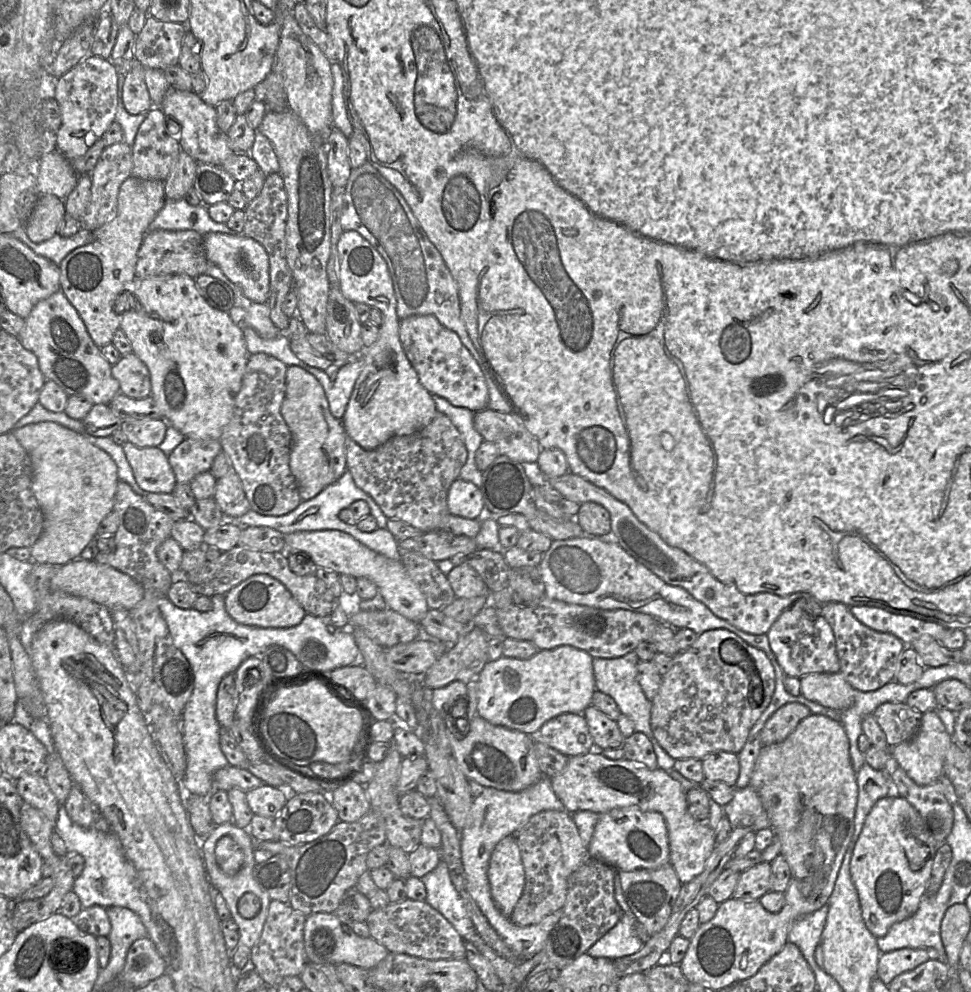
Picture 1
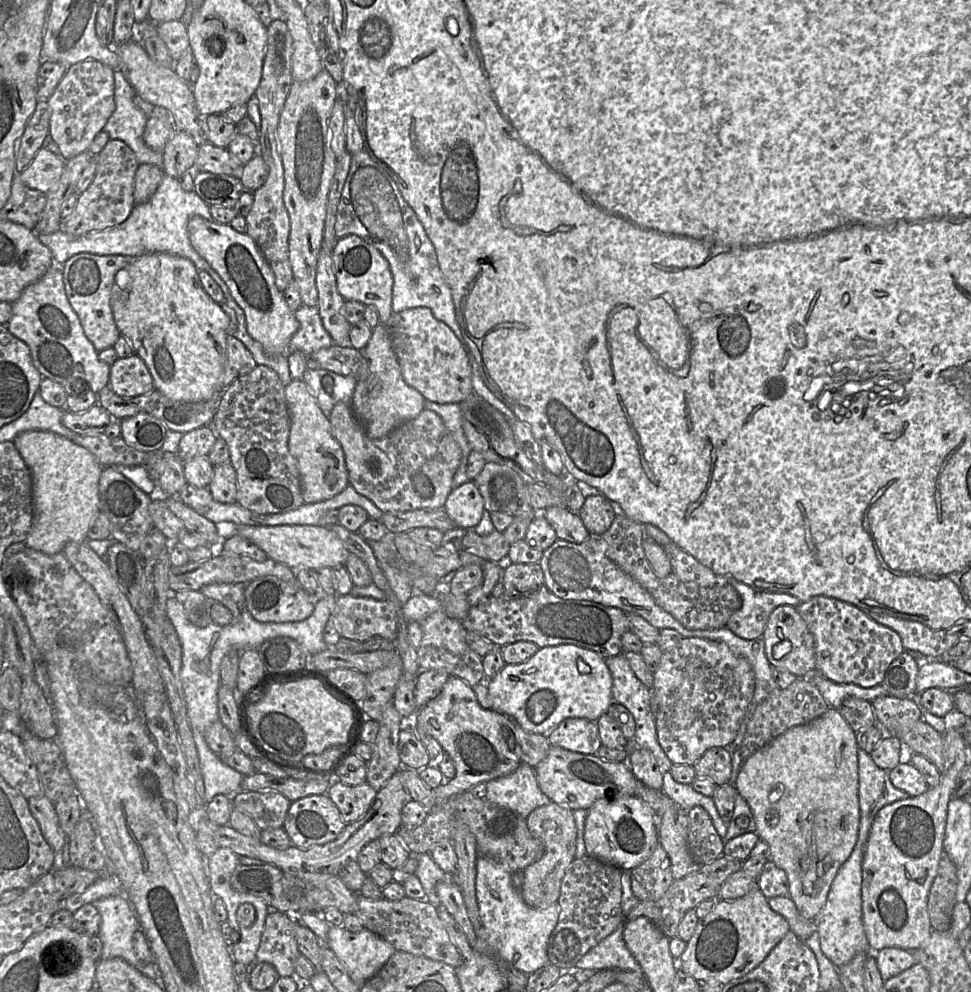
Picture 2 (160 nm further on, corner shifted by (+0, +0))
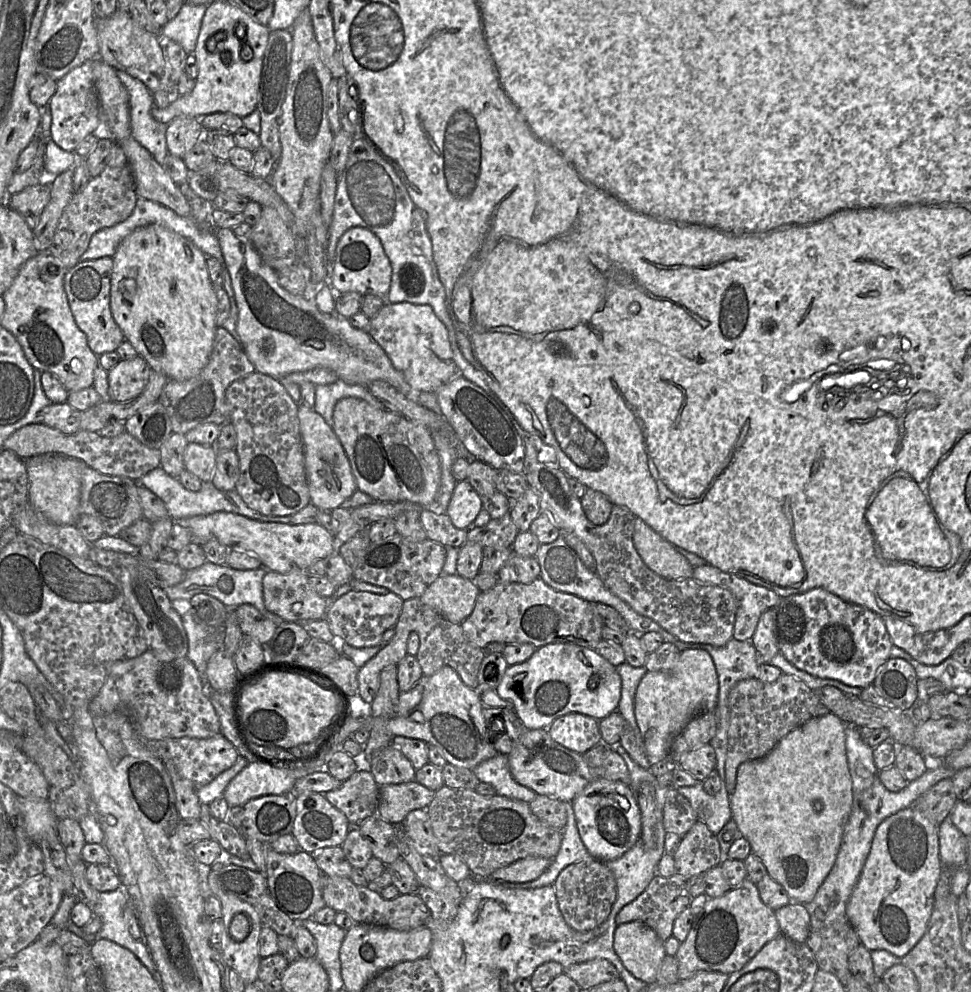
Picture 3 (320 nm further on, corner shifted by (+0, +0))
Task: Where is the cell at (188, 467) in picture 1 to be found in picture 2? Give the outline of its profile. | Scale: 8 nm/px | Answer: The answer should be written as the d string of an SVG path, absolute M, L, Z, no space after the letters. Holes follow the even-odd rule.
M204 426L184 433L177 456L184 463L194 457L208 456L218 436L211 426Z

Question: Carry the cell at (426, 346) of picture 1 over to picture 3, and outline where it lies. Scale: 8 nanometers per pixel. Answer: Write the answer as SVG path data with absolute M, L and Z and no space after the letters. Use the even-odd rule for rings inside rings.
M385 303L369 320L367 333L385 351L414 392L435 393L459 374L448 331L427 304Z

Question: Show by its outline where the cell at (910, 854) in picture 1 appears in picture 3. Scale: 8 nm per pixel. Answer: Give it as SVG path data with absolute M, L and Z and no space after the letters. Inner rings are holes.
M913 806L884 819L875 831L869 855L846 905L846 917L861 944L869 951L886 950L900 959L909 953L926 932L941 871L936 825Z

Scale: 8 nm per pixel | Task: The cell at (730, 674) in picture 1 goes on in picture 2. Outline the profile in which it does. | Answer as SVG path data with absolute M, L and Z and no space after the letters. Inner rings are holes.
M698 637L683 638L675 647L664 651L653 678L651 705L657 740L666 756L675 765L693 765L710 748L730 744L737 735L755 688L754 673L745 658L735 653L723 641Z

